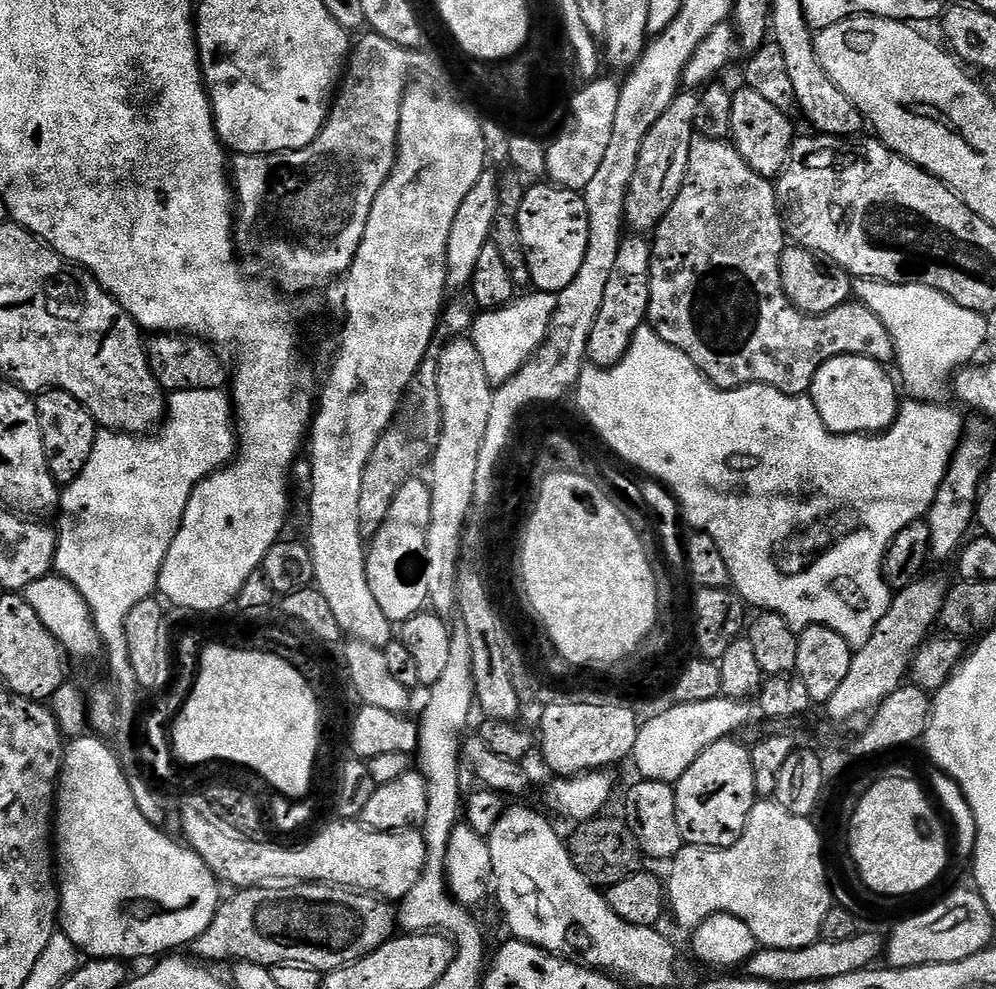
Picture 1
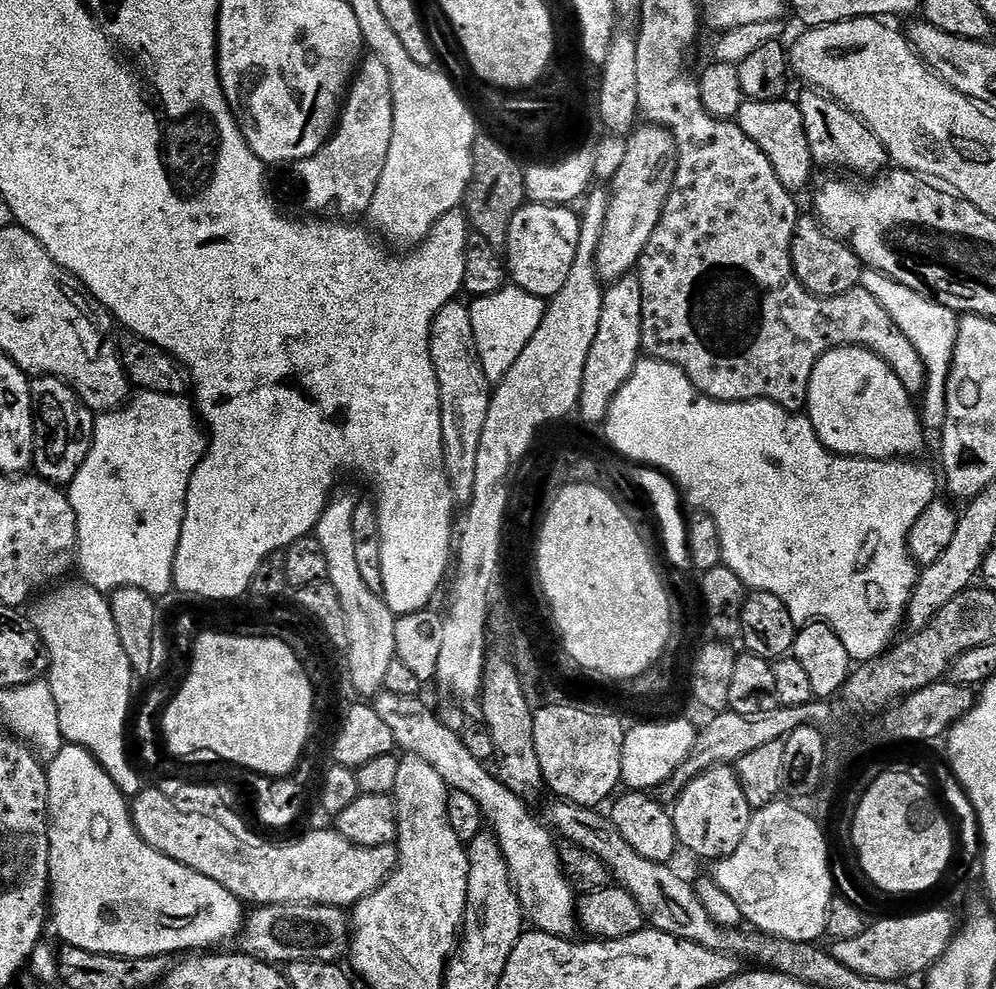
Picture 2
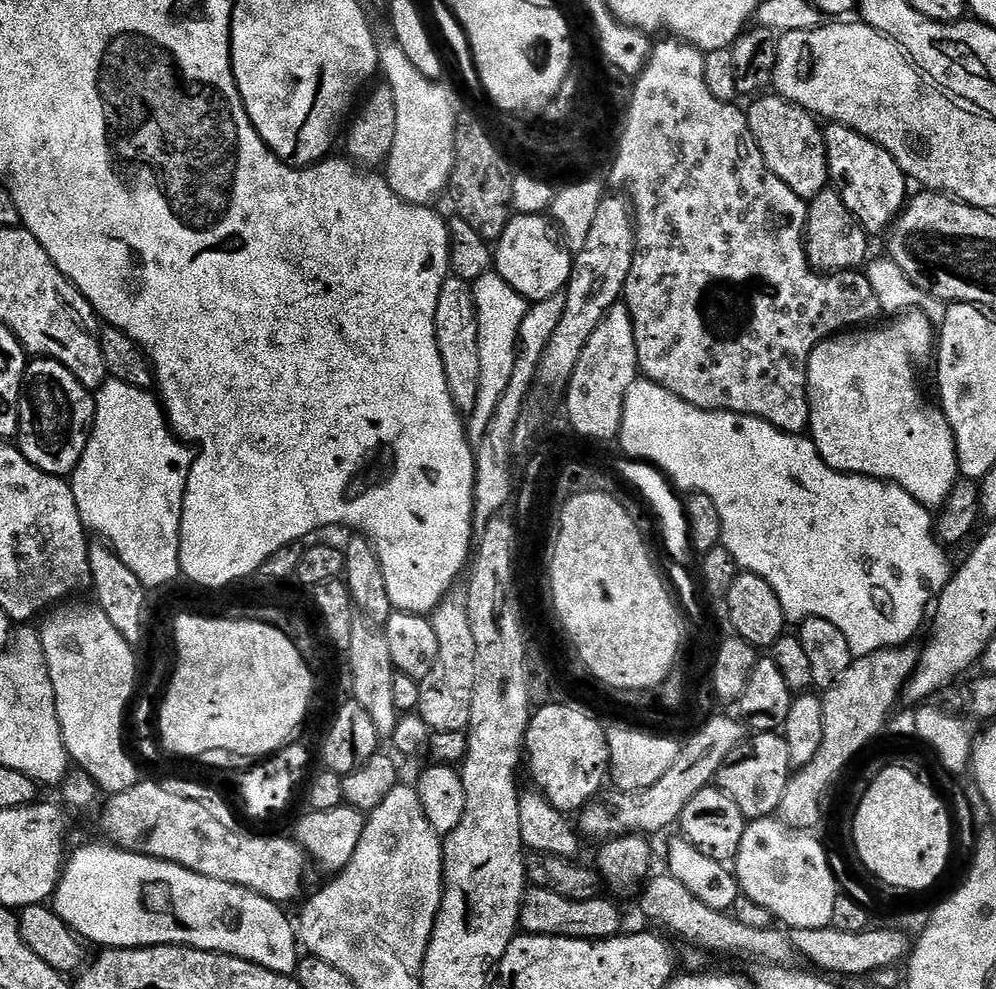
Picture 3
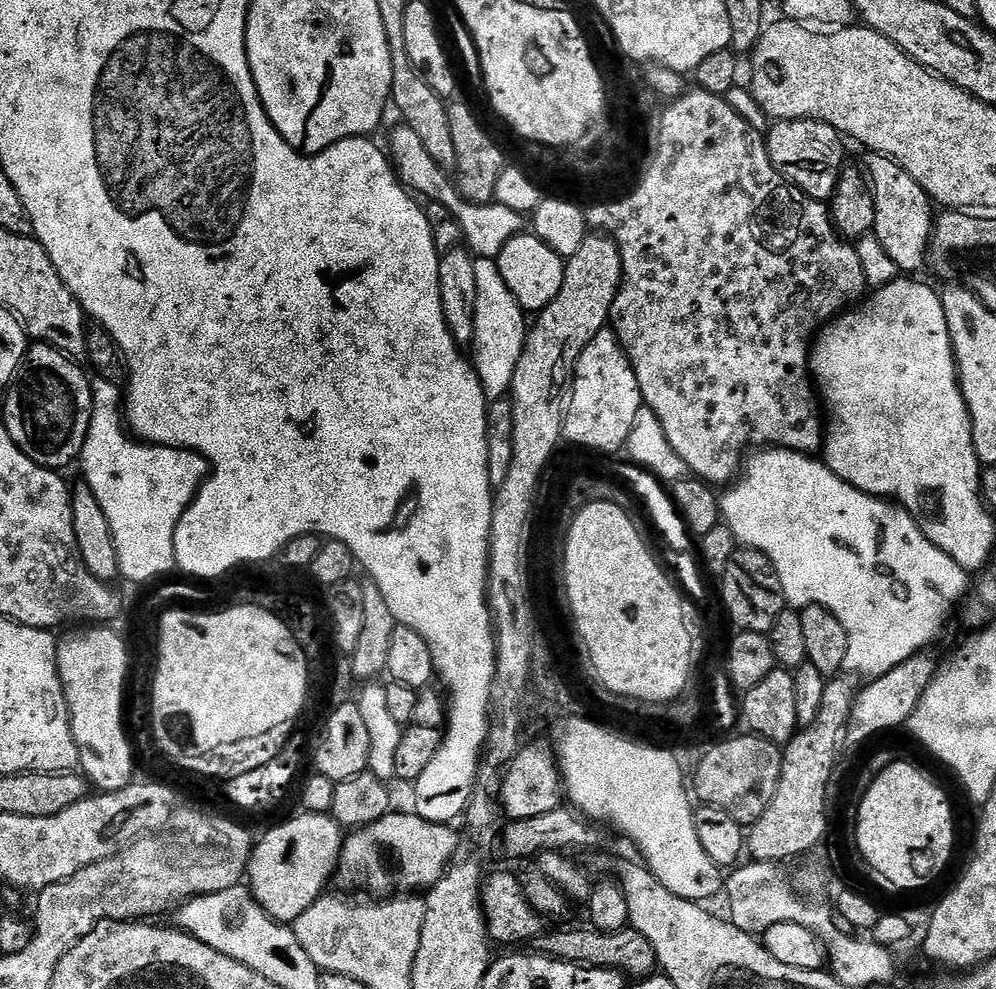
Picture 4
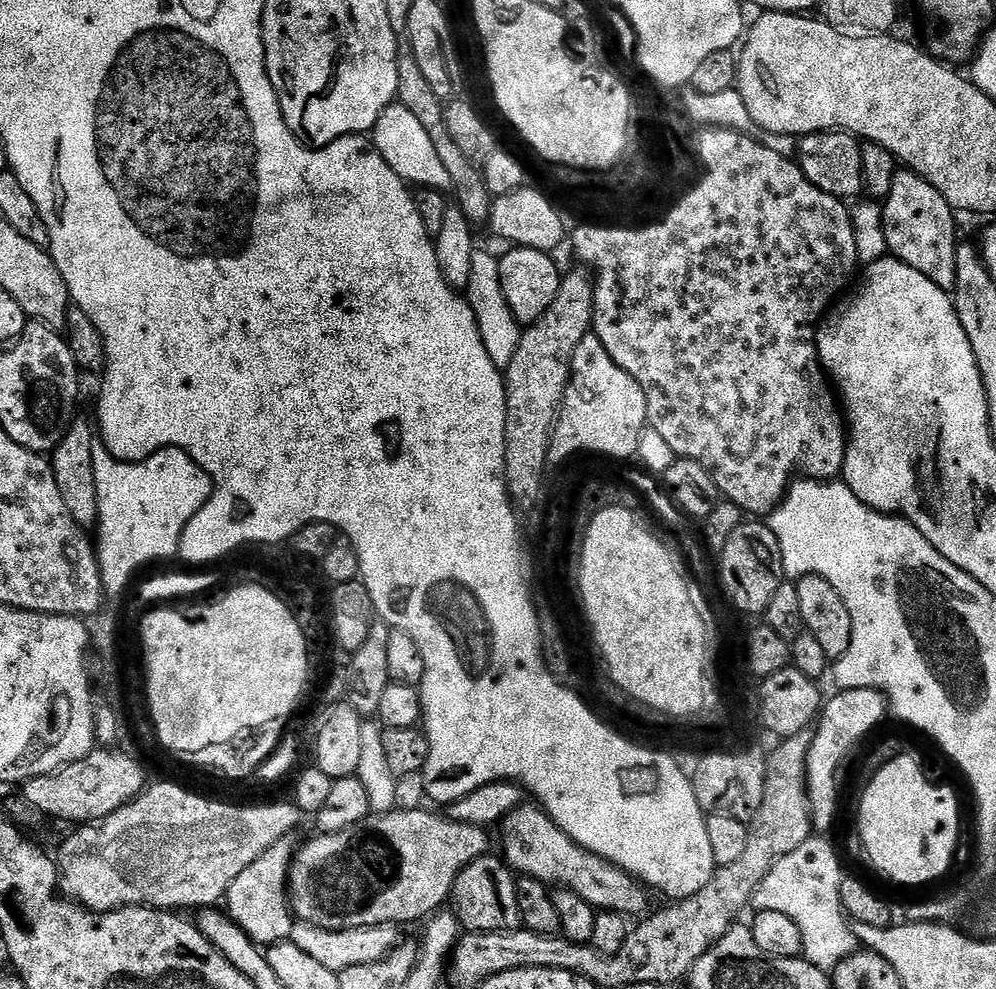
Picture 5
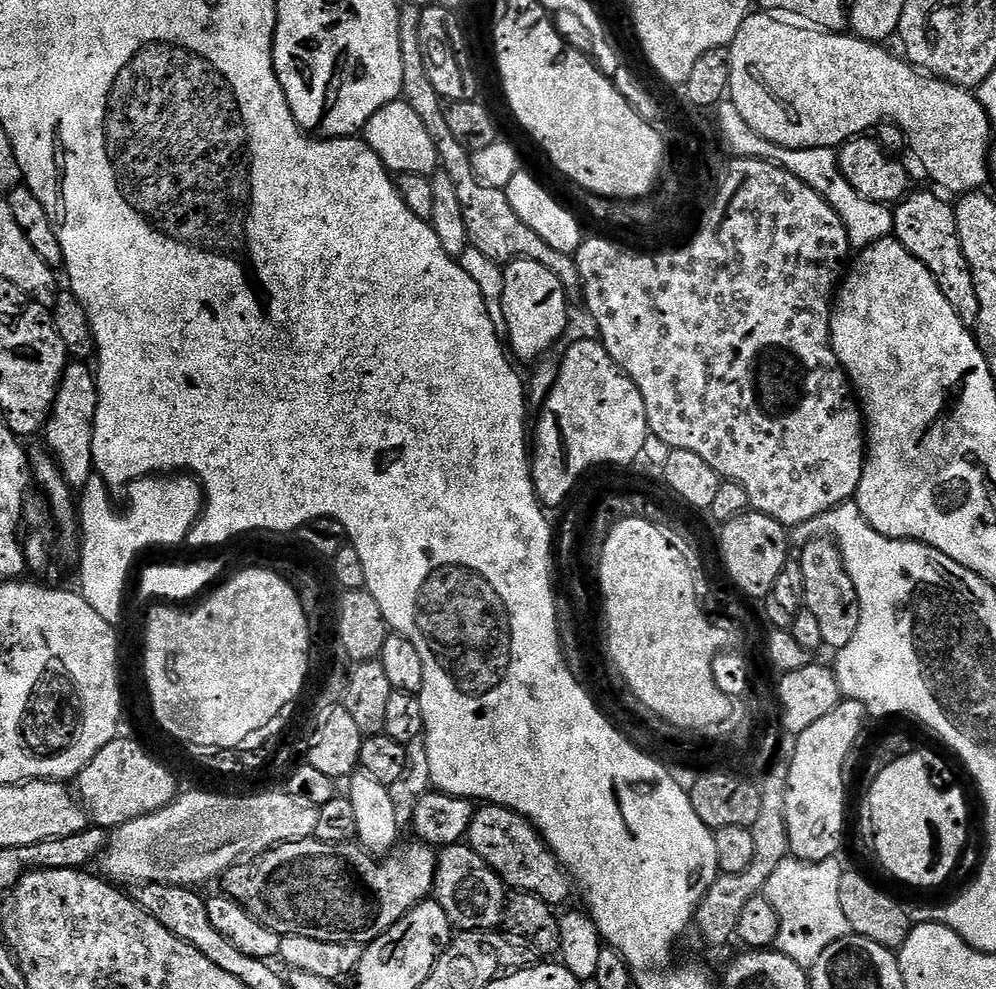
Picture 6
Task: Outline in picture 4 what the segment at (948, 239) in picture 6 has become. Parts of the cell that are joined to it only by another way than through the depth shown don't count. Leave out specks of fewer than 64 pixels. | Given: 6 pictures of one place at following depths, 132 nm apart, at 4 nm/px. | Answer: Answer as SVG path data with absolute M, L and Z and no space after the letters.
M872 154L867 158L869 160L866 172L870 177L870 187L874 193L873 202L877 212L874 217L874 234L878 238L878 242L882 242L882 250L886 250L886 254L890 254L890 258L894 258L894 266L898 266L901 273L920 274L916 272L926 268L930 260L934 201L926 194L926 190L922 190L922 186L918 186L918 182L914 182L914 178L910 178L910 174L906 174L906 170L902 170L902 166L898 166L898 162L879 154Z

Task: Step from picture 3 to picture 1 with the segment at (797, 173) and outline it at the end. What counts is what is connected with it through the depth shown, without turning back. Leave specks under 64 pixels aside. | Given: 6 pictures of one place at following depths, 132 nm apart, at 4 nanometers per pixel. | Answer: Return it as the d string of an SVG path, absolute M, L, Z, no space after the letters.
M746 86L741 87L741 92L738 90L732 92L732 113L730 114L732 135L730 140L735 144L738 154L742 154L746 166L750 166L750 170L754 170L754 174L775 181L784 171L784 165L788 162L794 139L792 124L788 119L790 119L789 113L778 110L778 106L770 106L770 102L766 102L766 98L762 98L762 94L754 94L754 90L750 90Z

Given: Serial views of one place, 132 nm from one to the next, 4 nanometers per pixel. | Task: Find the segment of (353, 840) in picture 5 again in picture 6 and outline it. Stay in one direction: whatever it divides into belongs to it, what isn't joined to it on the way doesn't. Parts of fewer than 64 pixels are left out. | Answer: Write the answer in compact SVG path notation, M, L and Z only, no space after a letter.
M318 839L299 840L289 844L277 844L265 852L255 853L227 868L222 877L223 895L237 900L254 919L274 930L281 938L301 936L318 942L367 946L390 930L398 918L402 918L416 904L429 899L436 887L437 849L429 844L411 842L404 849L385 855L379 864L377 857L359 843L327 844Z

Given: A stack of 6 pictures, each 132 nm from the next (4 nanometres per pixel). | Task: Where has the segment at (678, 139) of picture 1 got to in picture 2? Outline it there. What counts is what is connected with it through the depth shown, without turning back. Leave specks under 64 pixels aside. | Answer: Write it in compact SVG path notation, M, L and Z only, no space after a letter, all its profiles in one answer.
M659 124L640 126L627 141L626 158L610 181L606 226L602 226L602 238L598 238L596 269L604 282L621 280L639 265L676 173L676 139L669 129Z

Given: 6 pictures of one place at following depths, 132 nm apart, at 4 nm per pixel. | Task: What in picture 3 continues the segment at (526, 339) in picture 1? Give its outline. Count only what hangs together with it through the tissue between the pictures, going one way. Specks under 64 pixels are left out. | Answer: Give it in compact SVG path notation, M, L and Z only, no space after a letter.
M494 270L482 274L472 284L472 293L476 303L476 317L478 318L478 359L482 361L482 379L478 381L478 402L476 408L466 420L468 441L477 446L482 442L486 426L497 409L506 386L510 383L510 376L514 369L515 348L518 342L519 326L522 318L527 314L529 301L524 299L510 282L506 282Z

